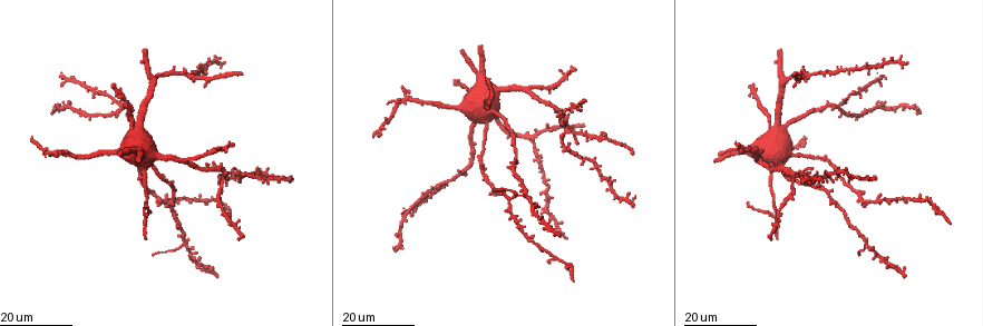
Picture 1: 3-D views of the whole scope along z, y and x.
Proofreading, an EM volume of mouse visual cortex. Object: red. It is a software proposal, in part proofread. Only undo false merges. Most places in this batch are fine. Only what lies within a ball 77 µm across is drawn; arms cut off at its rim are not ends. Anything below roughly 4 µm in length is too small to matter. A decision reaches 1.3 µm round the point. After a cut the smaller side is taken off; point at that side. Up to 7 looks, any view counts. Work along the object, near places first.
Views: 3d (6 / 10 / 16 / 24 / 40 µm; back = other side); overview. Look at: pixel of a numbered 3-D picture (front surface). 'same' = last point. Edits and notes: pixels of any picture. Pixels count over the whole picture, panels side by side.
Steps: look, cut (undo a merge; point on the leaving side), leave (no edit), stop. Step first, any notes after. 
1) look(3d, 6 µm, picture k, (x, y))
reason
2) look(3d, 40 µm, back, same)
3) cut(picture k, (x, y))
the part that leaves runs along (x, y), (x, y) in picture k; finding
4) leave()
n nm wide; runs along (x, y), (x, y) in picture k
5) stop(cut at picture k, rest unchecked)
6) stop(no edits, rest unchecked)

look(3d, 16 µm, picture 1, (533, 137))

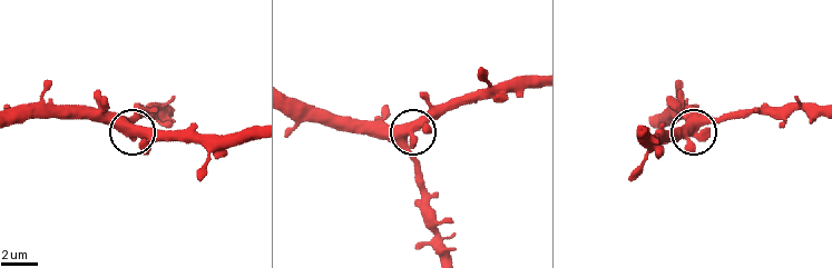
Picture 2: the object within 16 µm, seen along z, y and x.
look(3d, 6 µm, picture 2, (696, 135))
zoom in

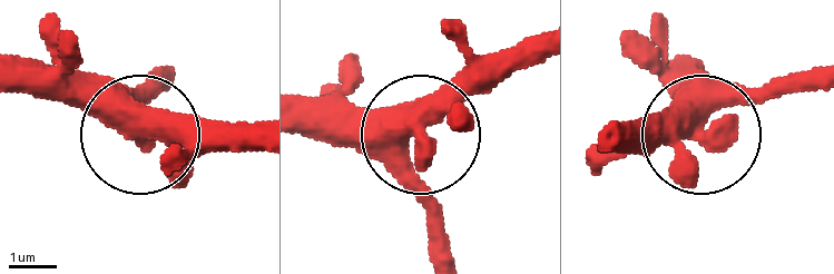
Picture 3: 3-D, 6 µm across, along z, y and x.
leave()
runs along (301, 95), (432, 123), (525, 39) in picture 3; continuous, no second neuron

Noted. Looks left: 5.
look(3d, 16 µm, picture 1, (164, 202))
narrows sharply

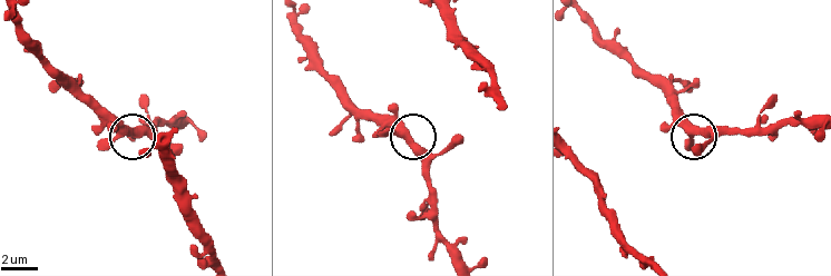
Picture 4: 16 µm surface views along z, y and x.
look(3d, 10 µm, picture 4, (697, 129))

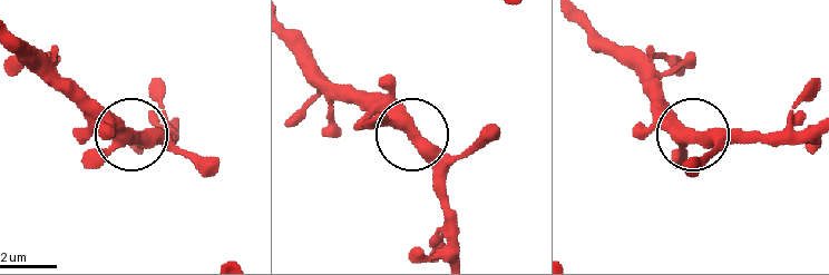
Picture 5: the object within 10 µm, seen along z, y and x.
leave()
runs along (591, 26), (692, 131), (754, 134) in picture 5; continuous, no second neuron

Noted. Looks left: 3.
look(3d, 16 µm, picture 1, (773, 216))
three-way junction

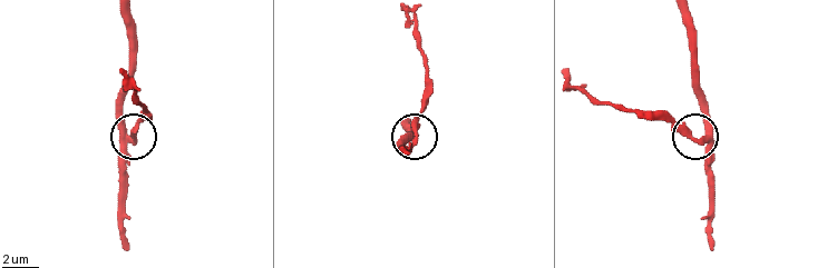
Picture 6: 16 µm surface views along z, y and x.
look(3d, 6 µm, picture 6, (414, 144))
closer look

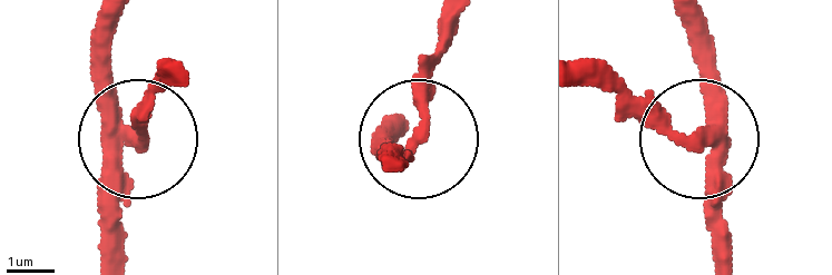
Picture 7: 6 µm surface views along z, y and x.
look(3d, 6 µm, back, picture 7, (693, 143))

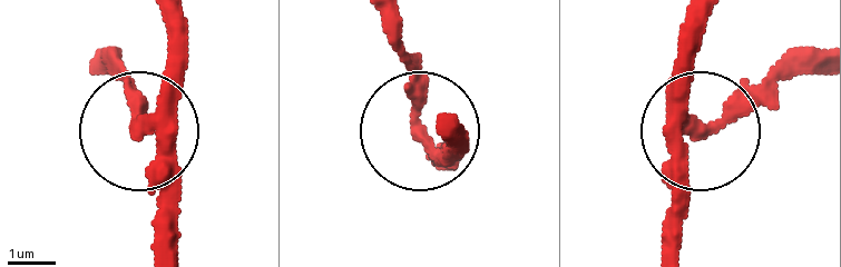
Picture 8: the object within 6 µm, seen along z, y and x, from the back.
cut(picture 8, (426, 85))
3 arms; the part that leaves runs along (429, 149), (392, 10) in picture 8; two neurons meet here

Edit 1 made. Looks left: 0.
stop(cut at picture 8, rest unchecked)

